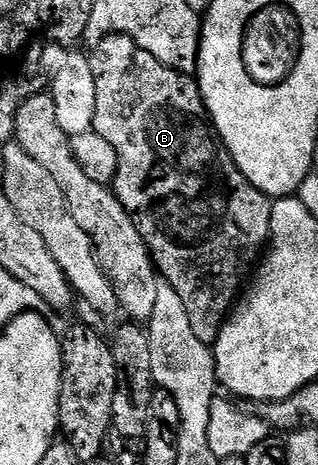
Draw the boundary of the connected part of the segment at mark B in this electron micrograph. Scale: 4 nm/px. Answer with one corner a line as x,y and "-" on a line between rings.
111,33
110,36
104,37
98,42
91,50
90,60
94,71
94,87
96,88
96,106
94,107
92,129
98,135
102,135
102,139
106,139
114,147
114,151
118,151
118,171
114,180
116,197
134,219
142,239
148,244
149,251
152,252
152,260
156,262
157,270
163,280
174,287
174,291
178,291
182,295
182,301
186,303
186,309
190,315
190,325
194,327
194,333
198,335
198,339
202,339
202,343
206,343
210,347
215,346
216,340
220,337
220,329
228,320
228,314
233,308
234,302
241,296
242,286
245,284
250,270
257,264
258,258
265,252
266,246
269,244
272,201
258,187
254,187
250,183
250,179
246,179
246,175
242,175
242,171
228,154
228,148
220,140
220,134
216,132
216,126
213,125
212,118
208,116
208,108
204,105
204,96
200,94
200,87
195,76
180,73
177,69
171,69
170,66
162,64
158,59
154,59
154,55
150,55
150,51
138,47
138,43
134,43
134,39
121,33

